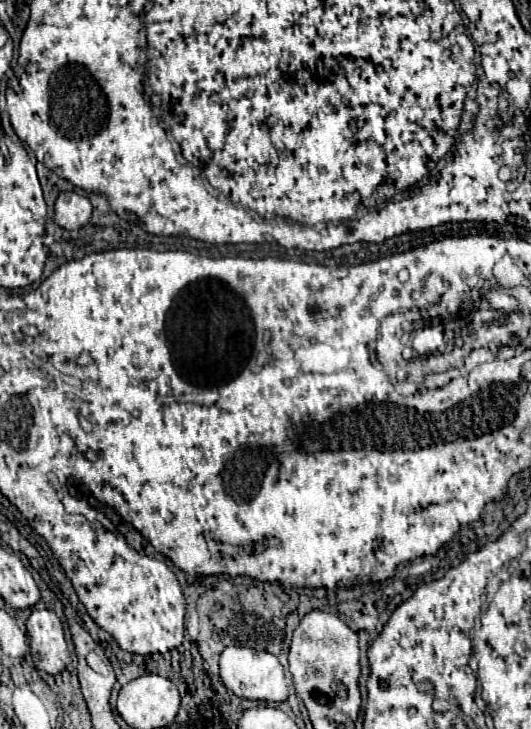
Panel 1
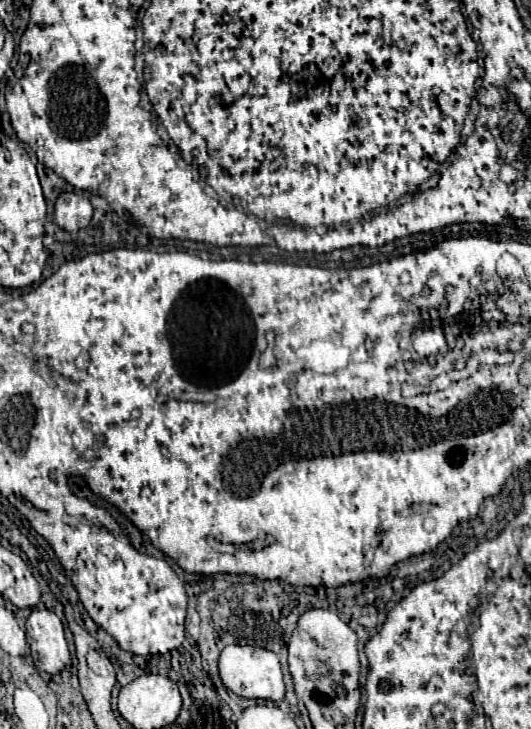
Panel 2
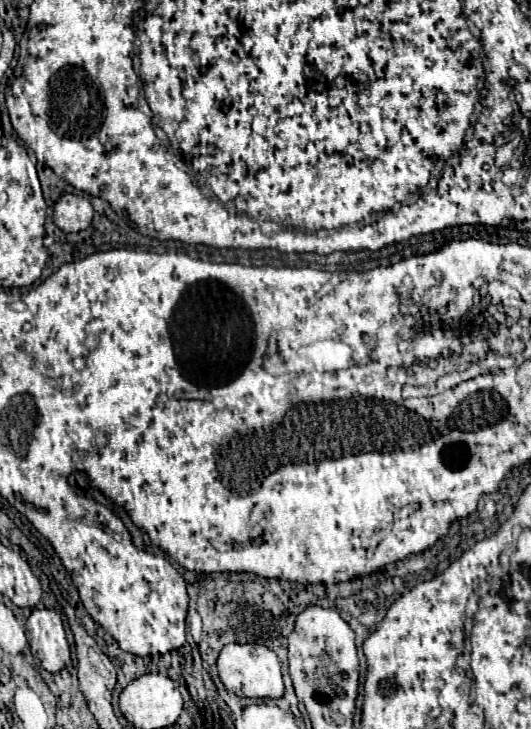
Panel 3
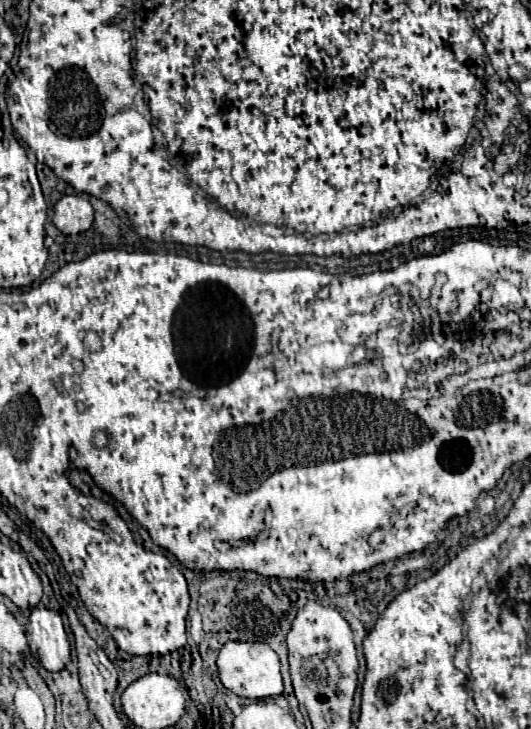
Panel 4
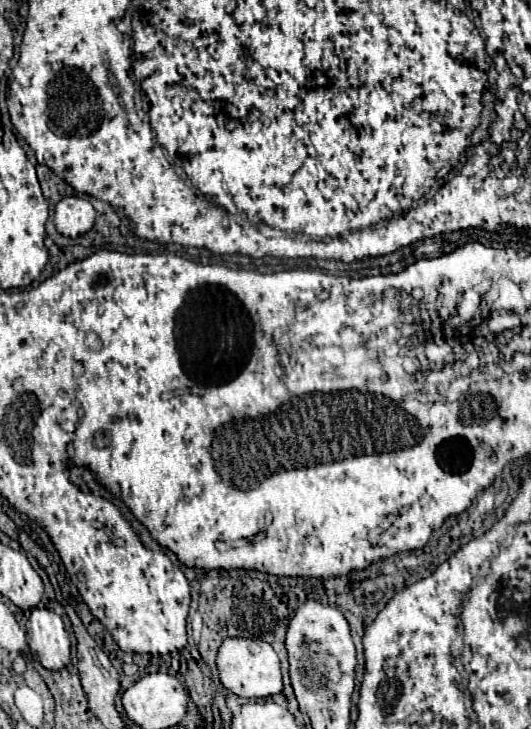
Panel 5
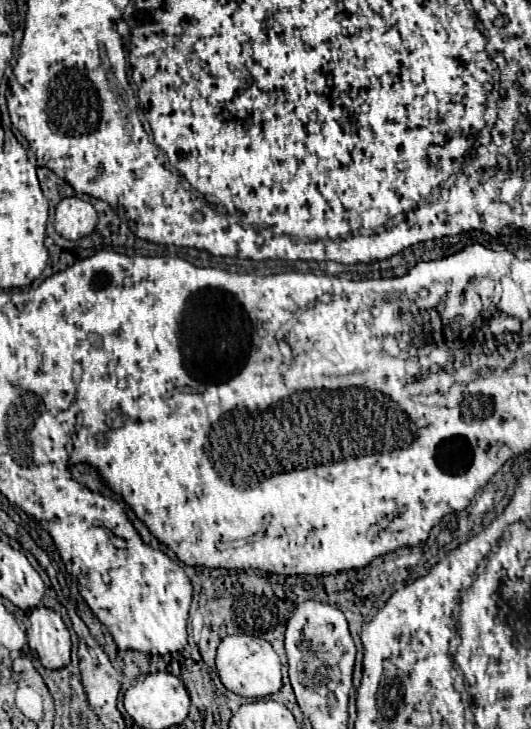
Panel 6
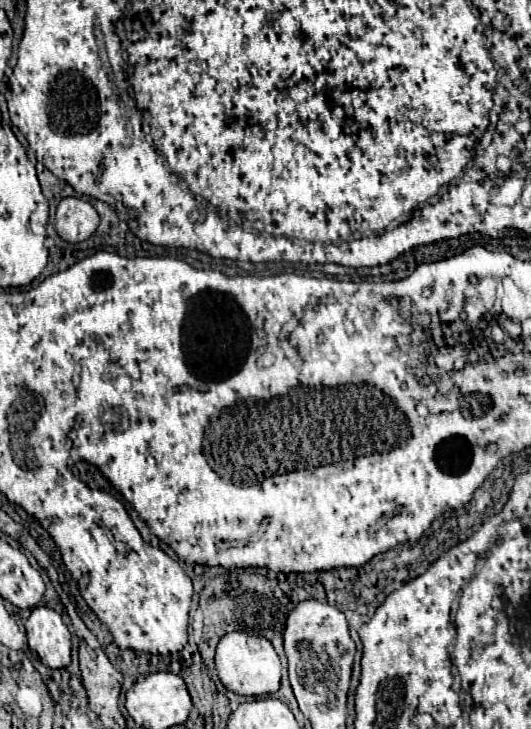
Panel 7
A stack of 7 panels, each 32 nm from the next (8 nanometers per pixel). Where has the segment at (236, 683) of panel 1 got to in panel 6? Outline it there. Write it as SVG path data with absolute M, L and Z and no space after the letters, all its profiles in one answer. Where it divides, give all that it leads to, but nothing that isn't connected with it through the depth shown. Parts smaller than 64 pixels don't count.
M242 634L226 636L218 646L216 668L218 668L218 676L220 676L222 684L238 696L266 698L282 688L280 658L274 652L274 648L270 646L270 642L256 638L256 636L242 636Z

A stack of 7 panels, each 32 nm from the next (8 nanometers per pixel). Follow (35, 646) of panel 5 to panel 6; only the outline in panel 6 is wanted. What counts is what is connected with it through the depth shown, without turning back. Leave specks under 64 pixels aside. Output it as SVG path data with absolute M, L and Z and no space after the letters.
M45 606L32 610L25 623L28 646L36 650L44 668L60 670L70 664L70 632L61 615Z

